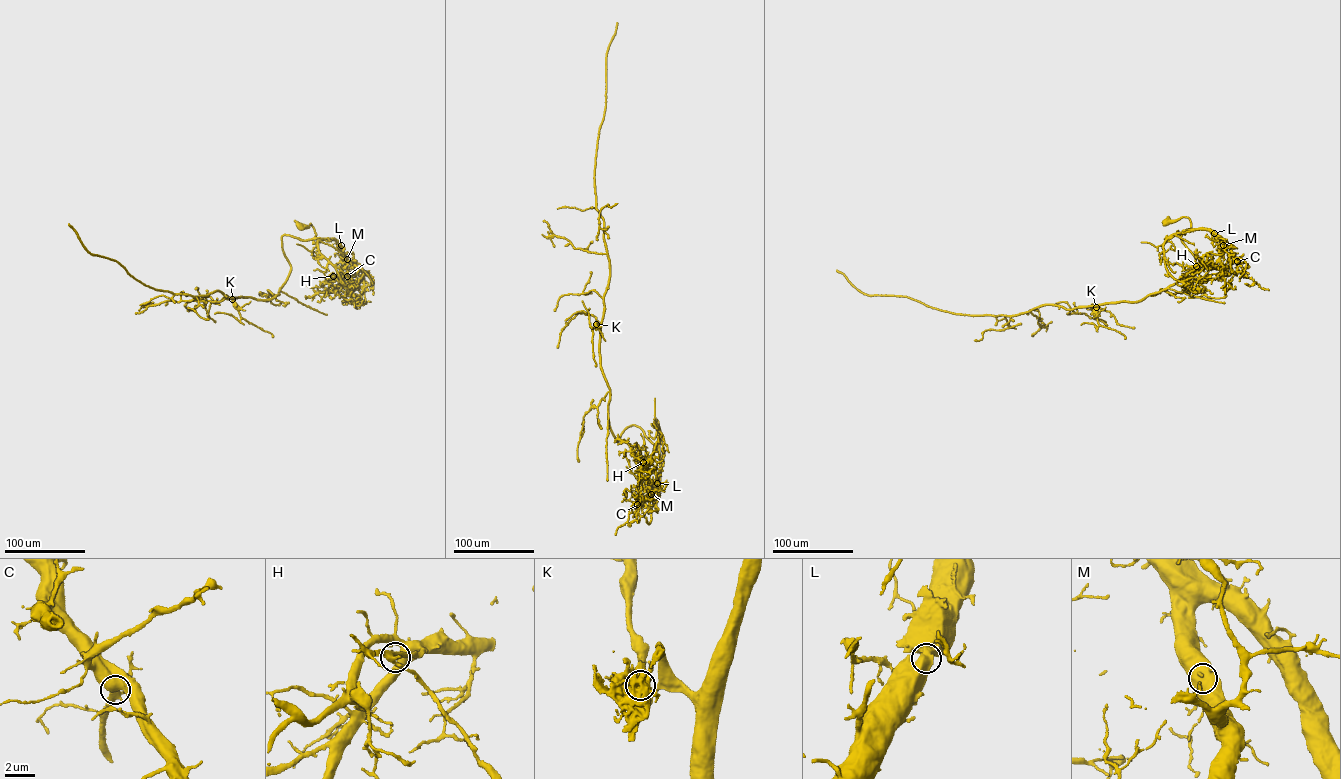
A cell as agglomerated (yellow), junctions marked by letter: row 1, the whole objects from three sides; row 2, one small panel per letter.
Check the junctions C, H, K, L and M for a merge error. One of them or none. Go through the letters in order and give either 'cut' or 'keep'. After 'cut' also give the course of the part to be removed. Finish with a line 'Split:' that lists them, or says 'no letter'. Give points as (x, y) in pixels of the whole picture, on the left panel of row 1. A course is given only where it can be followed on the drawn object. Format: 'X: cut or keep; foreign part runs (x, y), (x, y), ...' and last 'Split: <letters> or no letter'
C: keep
H: keep
K: keep
L: keep
M: keep
Split: no letter

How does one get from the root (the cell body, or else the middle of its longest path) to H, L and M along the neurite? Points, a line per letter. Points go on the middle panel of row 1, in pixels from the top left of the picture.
H: (657, 423), (659, 443), (653, 451), (655, 444), (659, 471), (651, 496), (643, 462)
L: (657, 423), (659, 443), (653, 451), (655, 444), (659, 457), (657, 483)
M: (657, 423), (659, 443), (653, 451), (655, 444), (659, 471), (651, 494)

